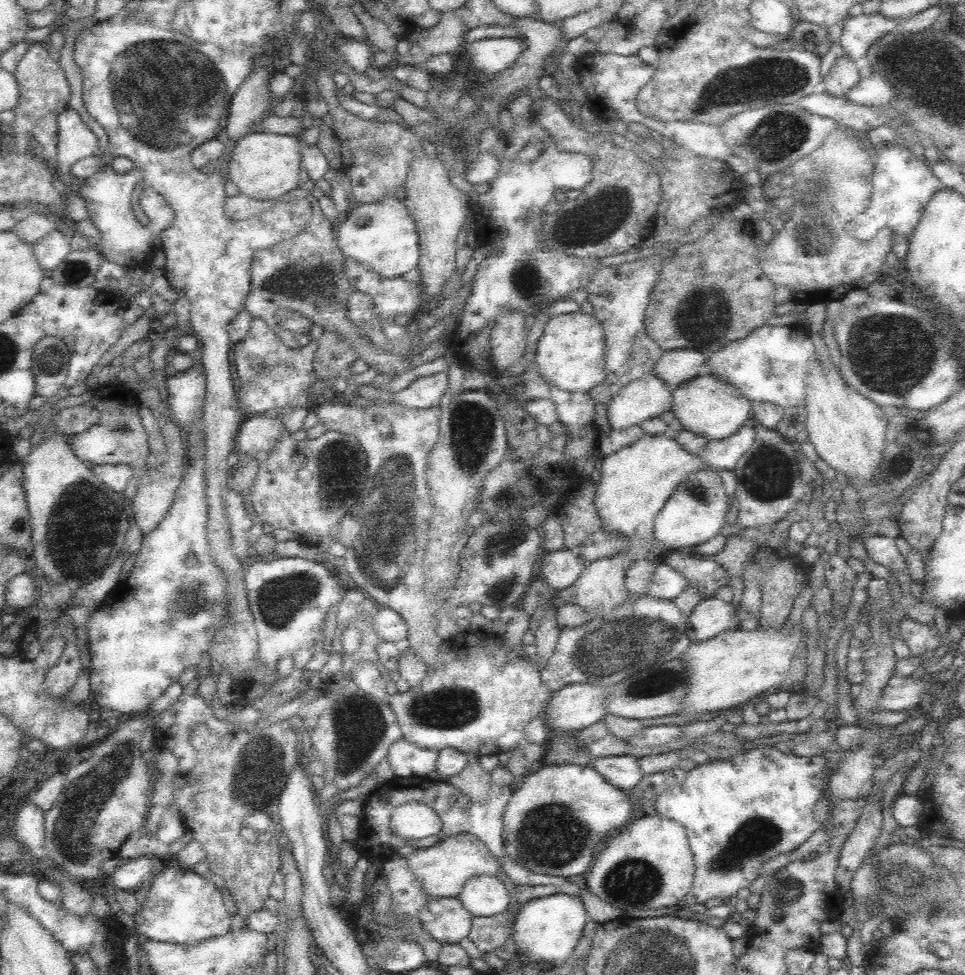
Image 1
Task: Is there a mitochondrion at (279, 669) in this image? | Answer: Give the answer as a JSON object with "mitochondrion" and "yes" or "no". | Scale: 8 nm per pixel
{"mitochondrion":"no"}

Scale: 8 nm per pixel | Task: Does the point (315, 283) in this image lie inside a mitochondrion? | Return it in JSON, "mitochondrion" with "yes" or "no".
{"mitochondrion":"yes"}

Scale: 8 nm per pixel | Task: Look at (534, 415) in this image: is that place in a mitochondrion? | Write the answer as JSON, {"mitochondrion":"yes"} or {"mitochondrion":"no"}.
{"mitochondrion":"no"}

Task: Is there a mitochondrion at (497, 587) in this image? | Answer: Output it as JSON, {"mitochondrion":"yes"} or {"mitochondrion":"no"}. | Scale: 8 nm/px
{"mitochondrion":"yes"}

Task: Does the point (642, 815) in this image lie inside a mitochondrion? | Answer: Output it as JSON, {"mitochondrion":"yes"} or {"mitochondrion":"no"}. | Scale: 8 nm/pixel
{"mitochondrion":"no"}

